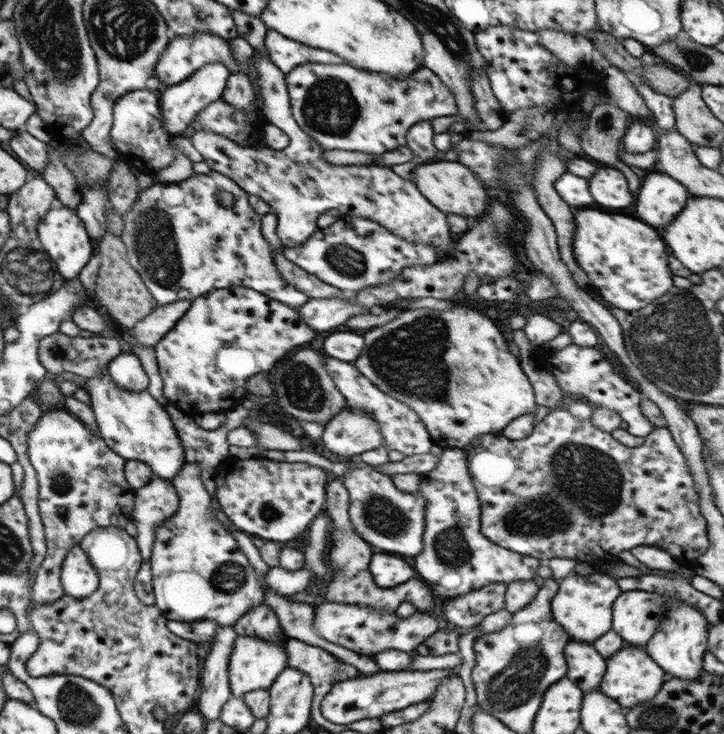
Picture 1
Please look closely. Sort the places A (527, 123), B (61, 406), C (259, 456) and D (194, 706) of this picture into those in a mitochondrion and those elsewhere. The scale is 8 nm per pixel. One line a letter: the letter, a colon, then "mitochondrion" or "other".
A: mitochondrion
B: other
C: other
D: other

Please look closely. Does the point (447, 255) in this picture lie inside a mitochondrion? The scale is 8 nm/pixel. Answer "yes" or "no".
no

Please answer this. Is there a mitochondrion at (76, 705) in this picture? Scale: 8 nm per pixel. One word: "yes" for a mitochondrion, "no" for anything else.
yes

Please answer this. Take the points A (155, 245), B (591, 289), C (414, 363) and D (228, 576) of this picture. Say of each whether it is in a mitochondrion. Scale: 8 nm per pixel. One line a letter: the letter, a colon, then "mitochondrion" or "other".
A: mitochondrion
B: other
C: mitochondrion
D: mitochondrion

